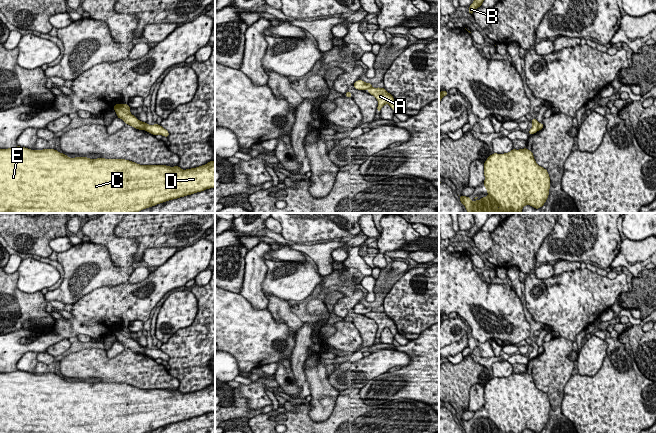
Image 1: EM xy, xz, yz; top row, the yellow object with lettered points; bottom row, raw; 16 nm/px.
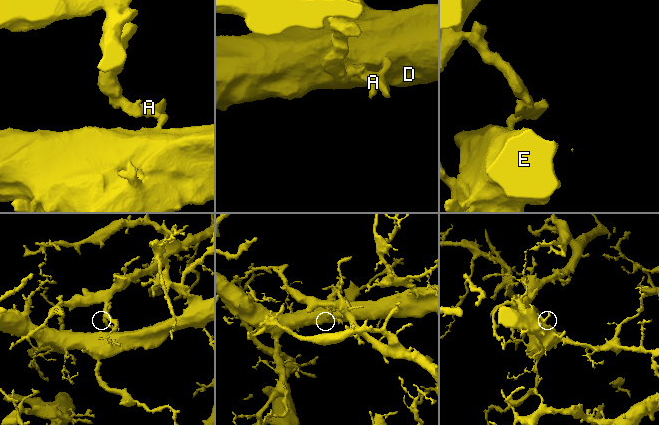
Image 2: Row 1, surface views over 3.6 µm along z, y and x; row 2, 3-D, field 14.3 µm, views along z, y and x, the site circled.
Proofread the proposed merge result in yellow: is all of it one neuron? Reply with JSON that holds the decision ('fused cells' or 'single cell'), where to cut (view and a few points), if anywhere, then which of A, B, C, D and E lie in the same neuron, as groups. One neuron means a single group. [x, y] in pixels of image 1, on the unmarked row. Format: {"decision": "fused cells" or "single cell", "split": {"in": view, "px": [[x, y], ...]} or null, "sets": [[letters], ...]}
{"decision": "fused cells", "split": {"in": "xy", "px": [[146, 347], [144, 353]]}, "sets": [["A", "C", "D", "E"], ["B"]]}

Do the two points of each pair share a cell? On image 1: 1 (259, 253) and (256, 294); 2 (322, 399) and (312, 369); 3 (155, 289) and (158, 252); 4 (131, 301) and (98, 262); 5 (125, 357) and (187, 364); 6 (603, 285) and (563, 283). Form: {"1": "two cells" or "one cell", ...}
{"1": "one cell", "2": "one cell", "3": "two cells", "4": "two cells", "5": "two cells", "6": "one cell"}

